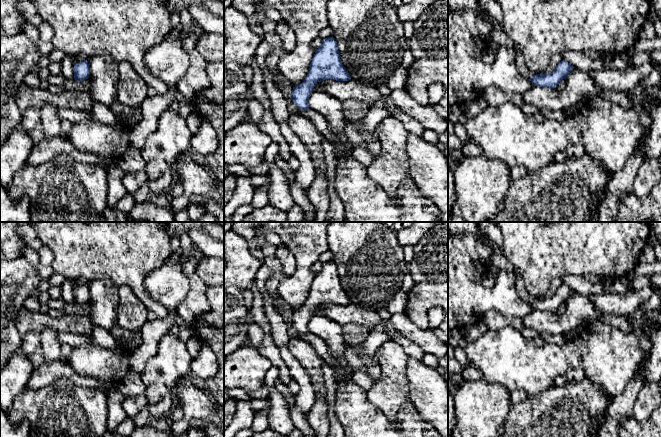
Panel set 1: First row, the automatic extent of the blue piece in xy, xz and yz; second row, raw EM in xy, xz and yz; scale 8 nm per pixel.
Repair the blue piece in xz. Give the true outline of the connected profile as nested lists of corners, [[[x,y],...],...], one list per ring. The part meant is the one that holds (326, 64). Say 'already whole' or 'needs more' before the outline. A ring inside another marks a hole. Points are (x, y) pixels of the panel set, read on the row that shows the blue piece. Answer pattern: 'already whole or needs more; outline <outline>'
already whole; outline [[[333,36],[323,39],[321,46],[315,50],[309,72],[302,83],[293,87],[291,100],[299,109],[309,109],[308,99],[315,84],[325,79],[351,80],[350,74],[342,64],[338,45]]]

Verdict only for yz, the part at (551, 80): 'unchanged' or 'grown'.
unchanged

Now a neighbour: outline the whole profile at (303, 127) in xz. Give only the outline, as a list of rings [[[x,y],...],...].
[[[292,115],[290,126],[292,131],[295,132],[301,141],[307,146],[314,163],[315,170],[319,169],[325,172],[326,166],[324,163],[322,146],[322,142],[324,140],[323,135],[308,118],[303,116]]]

